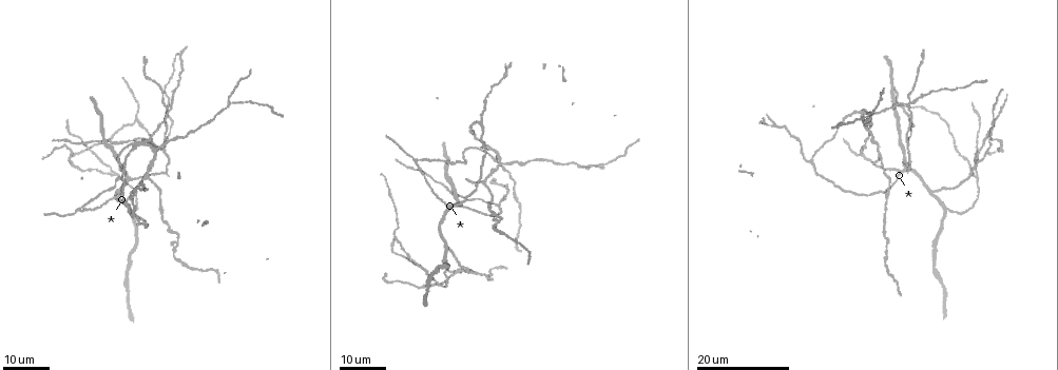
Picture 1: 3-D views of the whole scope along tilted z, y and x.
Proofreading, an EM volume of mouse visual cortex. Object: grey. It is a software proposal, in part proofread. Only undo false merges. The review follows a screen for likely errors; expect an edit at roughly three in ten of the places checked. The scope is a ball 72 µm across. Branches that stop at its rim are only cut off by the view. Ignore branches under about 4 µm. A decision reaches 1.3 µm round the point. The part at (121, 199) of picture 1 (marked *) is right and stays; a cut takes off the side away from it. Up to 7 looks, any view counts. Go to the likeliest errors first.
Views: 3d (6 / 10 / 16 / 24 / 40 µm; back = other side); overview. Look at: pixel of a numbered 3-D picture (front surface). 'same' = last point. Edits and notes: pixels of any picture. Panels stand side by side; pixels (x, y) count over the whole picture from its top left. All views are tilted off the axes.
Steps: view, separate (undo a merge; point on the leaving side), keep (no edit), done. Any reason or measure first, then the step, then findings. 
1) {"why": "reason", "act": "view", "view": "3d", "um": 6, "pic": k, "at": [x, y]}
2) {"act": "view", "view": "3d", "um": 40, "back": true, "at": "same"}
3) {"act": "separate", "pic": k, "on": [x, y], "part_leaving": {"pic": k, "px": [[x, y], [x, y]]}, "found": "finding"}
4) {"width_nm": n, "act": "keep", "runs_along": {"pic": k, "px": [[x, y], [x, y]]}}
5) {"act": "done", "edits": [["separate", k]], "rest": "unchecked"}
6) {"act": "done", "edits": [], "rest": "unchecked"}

{"why": "arms part here", "act": "view", "view": "3d", "um": 24, "pic": 1, "at": [492, 148]}

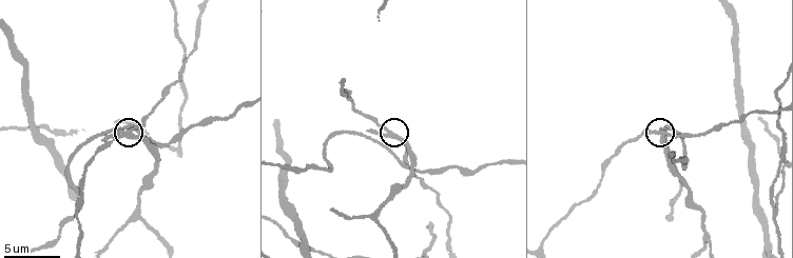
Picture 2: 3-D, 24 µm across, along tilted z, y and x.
{"act": "view", "view": "3d", "um": 6, "pic": 2, "at": [131, 133]}

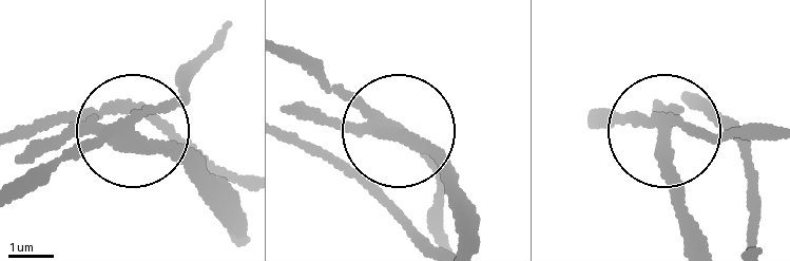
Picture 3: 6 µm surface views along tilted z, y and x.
{"width_nm": 260, "act": "separate", "pic": 3, "on": [50, 146], "found": "a second cell is stuck on"}

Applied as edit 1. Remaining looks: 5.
{"act": "view", "view": "overview"}

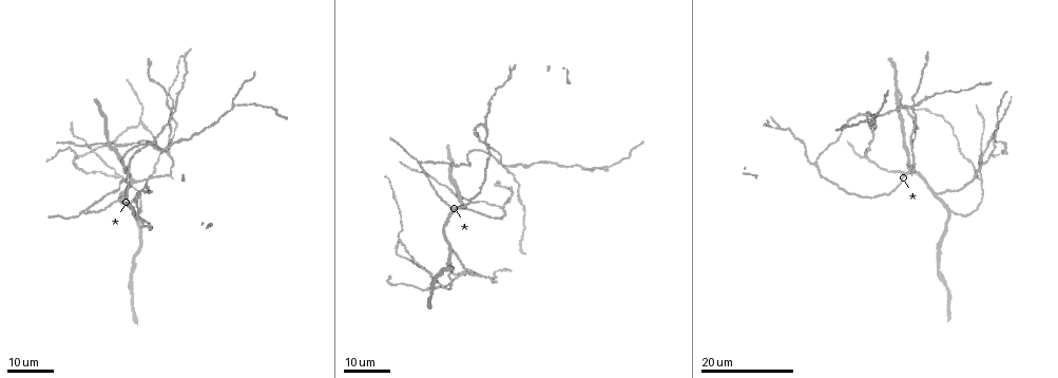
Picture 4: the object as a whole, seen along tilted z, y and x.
{"why": "three-way junction", "act": "view", "view": "3d", "um": 16, "pic": 4, "at": [905, 172]}

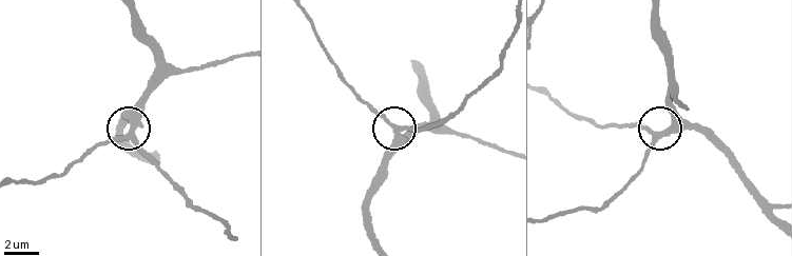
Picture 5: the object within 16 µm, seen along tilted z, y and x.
{"act": "view", "view": "3d", "um": 6, "pic": 5, "at": [395, 130]}

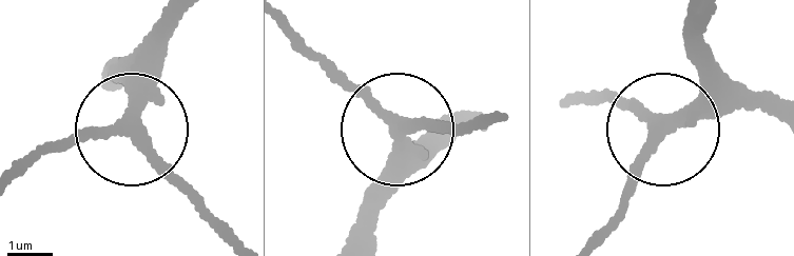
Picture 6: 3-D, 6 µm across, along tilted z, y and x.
{"width_nm": 310, "act": "keep", "runs_along": {"pic": 6, "px": [[419, 125], [395, 128], [385, 208]]}, "found": "continuous, no second cell"}

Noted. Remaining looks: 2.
{"why": "three-way junction", "act": "view", "view": "3d", "um": 24, "pic": 4, "at": [121, 175]}

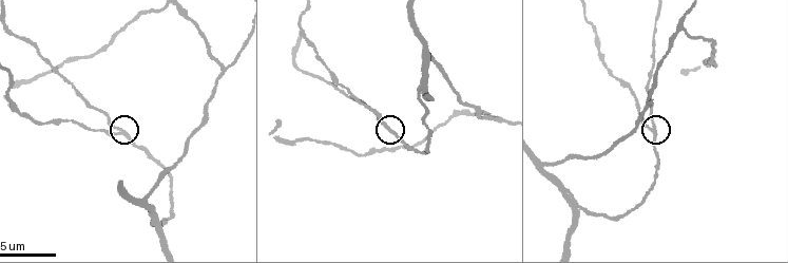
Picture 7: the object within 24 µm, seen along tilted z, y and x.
{"act": "view", "view": "3d", "um": 6, "pic": 7, "at": [118, 131]}

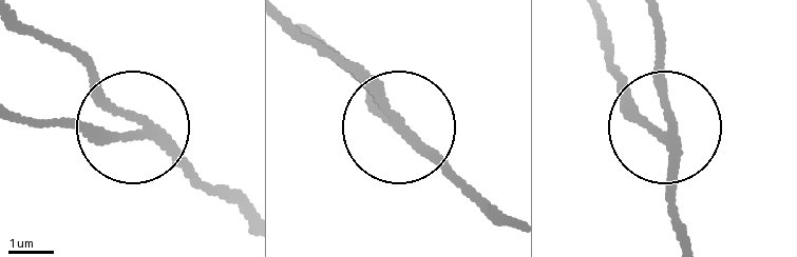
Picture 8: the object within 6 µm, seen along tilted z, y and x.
{"width_nm": 180, "act": "keep", "found": "continuous, no second cell"}

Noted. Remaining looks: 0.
{"act": "done", "edits": [["separate", 3]], "rest": "unchecked"}

